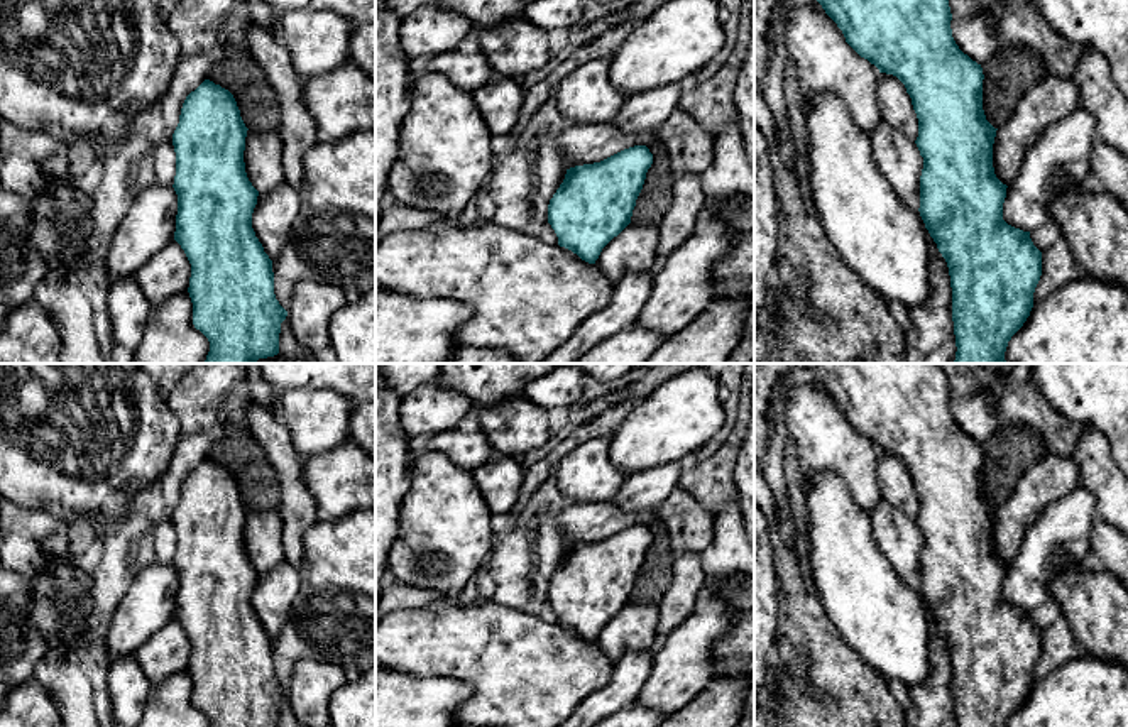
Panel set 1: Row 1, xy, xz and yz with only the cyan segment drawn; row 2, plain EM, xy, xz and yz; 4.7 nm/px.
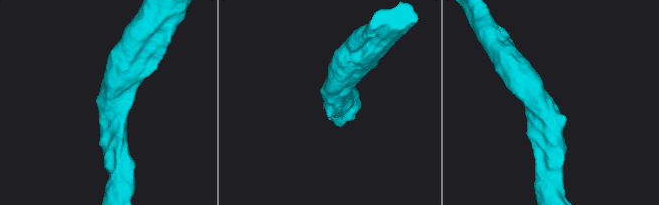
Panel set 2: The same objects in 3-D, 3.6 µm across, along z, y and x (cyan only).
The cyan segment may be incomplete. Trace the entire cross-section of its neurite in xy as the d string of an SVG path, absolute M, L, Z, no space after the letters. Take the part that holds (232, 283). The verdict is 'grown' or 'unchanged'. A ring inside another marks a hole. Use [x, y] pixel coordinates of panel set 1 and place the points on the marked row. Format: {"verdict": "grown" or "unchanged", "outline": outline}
{"verdict": "grown", "outline": "M205 79L181 108L172 134L178 215L174 240L191 264L193 325L210 342L205 364L255 364L279 353L281 323L287 311L274 294L272 260L252 228L260 193L284 183L279 132L249 130L233 95Z"}

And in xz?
{"verdict": "grown", "outline": "M634 145L600 162L570 167L548 205L548 223L558 237L558 245L595 264L614 286L627 272L654 272L660 264L658 225L631 221L651 164L649 149Z"}

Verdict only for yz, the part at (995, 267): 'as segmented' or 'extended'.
extended

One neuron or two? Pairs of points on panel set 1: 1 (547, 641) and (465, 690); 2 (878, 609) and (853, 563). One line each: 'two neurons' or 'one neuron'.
1: two neurons
2: one neuron

